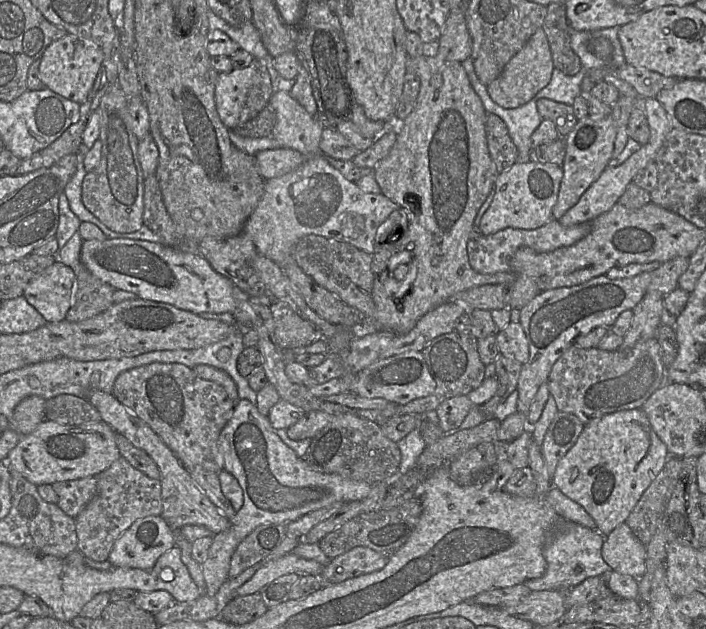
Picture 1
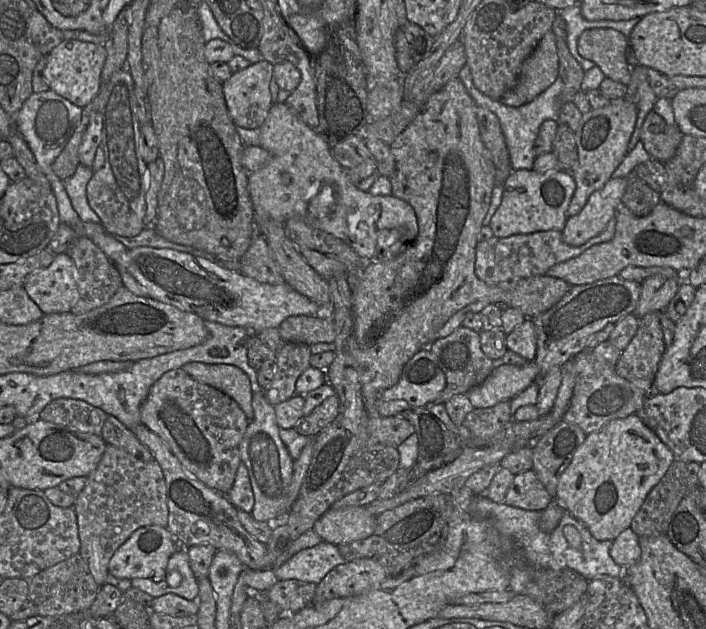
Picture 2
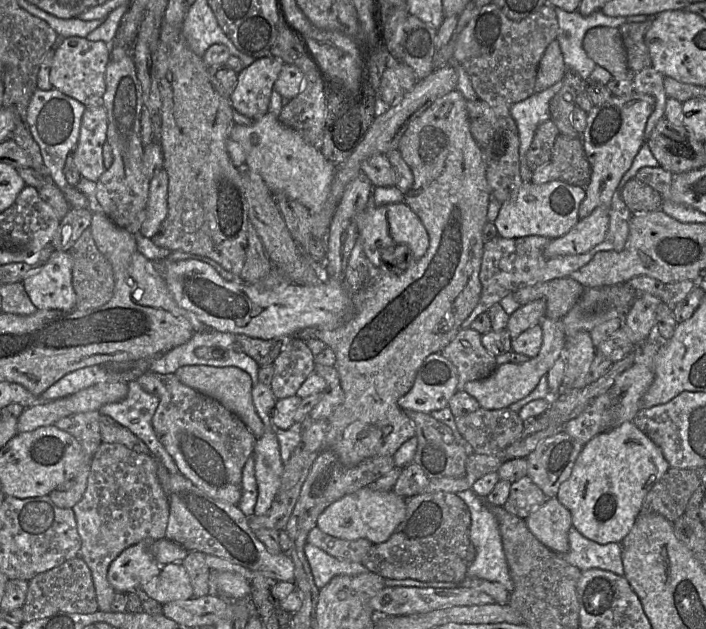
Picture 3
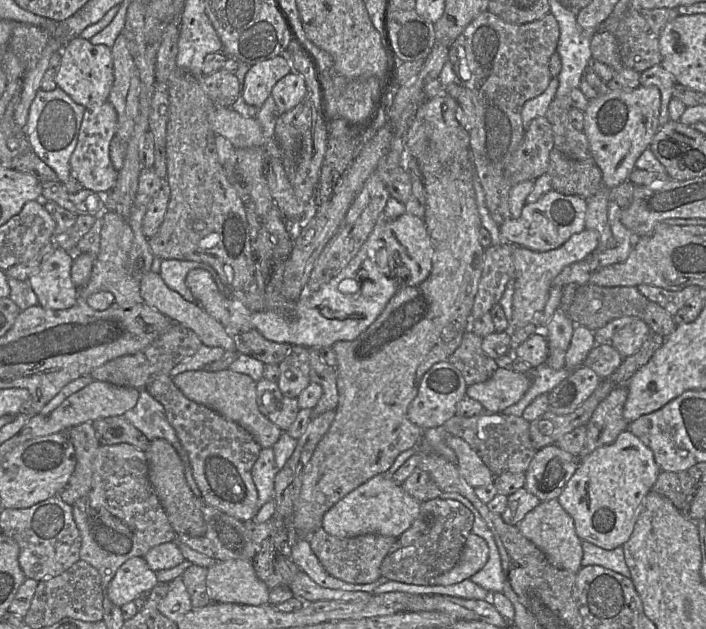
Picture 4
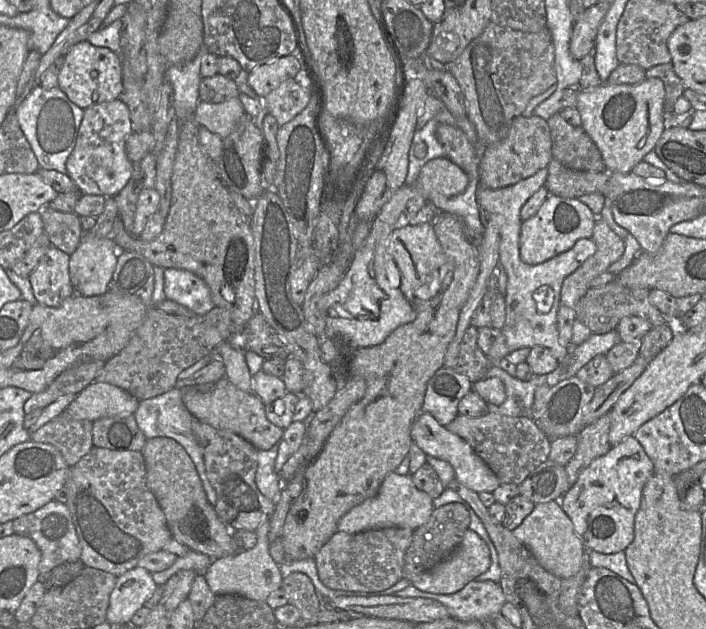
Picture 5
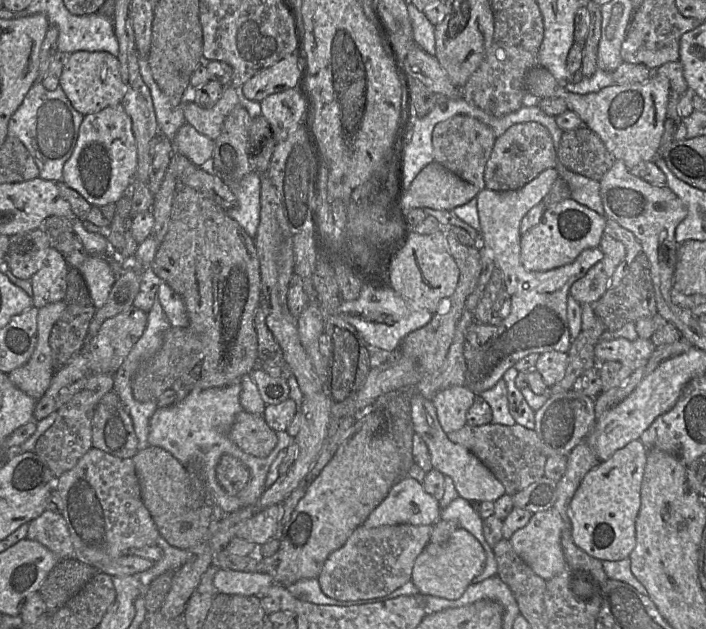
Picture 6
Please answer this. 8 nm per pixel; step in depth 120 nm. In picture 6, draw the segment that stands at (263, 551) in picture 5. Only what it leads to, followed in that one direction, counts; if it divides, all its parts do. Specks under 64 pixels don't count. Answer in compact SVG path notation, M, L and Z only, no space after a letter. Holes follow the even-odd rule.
M219 568L213 578L213 586L217 593L241 596L257 596L263 589L273 585L274 579L266 573L251 573Z

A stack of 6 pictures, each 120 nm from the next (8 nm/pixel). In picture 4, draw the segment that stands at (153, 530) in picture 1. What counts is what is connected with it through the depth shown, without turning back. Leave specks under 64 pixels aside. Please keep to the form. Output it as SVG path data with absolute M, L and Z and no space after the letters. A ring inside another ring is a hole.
M133 557L118 568L107 587L107 596L121 607L150 592L157 584L156 573L149 568L144 557Z

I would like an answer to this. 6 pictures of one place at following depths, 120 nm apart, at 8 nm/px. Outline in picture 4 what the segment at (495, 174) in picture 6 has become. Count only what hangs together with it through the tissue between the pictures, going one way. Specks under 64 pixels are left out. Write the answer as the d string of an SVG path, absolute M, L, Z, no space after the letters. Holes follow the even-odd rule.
M546 116L533 119L505 169L506 179L515 186L546 174L553 148L553 131Z

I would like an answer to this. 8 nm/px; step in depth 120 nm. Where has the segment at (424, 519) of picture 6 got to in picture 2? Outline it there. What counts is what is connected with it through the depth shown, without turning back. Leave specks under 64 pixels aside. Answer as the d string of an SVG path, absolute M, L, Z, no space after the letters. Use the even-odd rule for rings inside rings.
M354 506L343 509L329 509L314 524L312 530L324 541L335 545L347 544L368 538L374 533L377 515L371 514L366 506Z

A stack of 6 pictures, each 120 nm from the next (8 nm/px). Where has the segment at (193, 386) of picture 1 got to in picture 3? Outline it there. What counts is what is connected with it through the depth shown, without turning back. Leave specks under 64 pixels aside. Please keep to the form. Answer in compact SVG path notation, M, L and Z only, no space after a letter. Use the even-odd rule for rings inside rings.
M146 371L137 381L141 388L159 398L152 418L152 426L158 439L173 458L180 473L195 486L214 499L237 505L242 496L242 470L253 454L257 438L245 423L217 400L184 385L174 374Z

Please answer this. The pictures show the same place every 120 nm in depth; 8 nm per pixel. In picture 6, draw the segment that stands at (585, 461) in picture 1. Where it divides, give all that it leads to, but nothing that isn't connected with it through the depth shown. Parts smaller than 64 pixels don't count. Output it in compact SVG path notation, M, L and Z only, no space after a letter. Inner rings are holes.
M633 440L591 469L575 492L568 507L572 539L590 556L601 561L619 561L629 558L634 550L647 458L645 445L640 440Z

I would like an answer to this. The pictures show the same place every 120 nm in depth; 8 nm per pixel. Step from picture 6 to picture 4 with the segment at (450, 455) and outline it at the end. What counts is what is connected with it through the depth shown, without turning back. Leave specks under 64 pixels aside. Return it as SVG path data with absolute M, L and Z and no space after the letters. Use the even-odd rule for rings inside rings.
M448 433L446 443L457 455L460 474L472 487L494 483L495 475L464 439Z

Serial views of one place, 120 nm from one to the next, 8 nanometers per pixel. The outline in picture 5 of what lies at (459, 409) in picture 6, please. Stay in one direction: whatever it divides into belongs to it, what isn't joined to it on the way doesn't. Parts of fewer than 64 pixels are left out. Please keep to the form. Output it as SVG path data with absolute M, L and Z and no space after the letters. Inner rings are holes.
M441 367L427 384L422 411L430 413L443 426L447 426L458 415L459 402L473 390L473 383L467 376L454 368Z

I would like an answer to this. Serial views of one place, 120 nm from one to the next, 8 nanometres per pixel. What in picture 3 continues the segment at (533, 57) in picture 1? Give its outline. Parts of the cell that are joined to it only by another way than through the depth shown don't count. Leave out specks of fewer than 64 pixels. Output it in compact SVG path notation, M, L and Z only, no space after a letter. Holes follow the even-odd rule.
M557 38L546 48L537 70L535 93L542 92L555 83L562 81L567 68Z

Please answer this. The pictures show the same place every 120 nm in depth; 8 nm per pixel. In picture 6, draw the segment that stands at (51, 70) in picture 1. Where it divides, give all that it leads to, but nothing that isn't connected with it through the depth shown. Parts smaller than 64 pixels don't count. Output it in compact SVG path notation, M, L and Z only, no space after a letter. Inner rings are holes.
M77 51L70 54L60 76L59 87L83 116L120 105L125 94L117 57L108 52Z

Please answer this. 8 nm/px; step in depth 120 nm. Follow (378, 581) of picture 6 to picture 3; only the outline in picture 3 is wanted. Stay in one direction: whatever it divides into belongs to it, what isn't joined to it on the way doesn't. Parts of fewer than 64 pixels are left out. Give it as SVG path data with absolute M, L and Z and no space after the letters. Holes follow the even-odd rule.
M316 526L309 532L307 543L322 549L335 558L359 563L373 545L366 539L337 539L323 533Z

